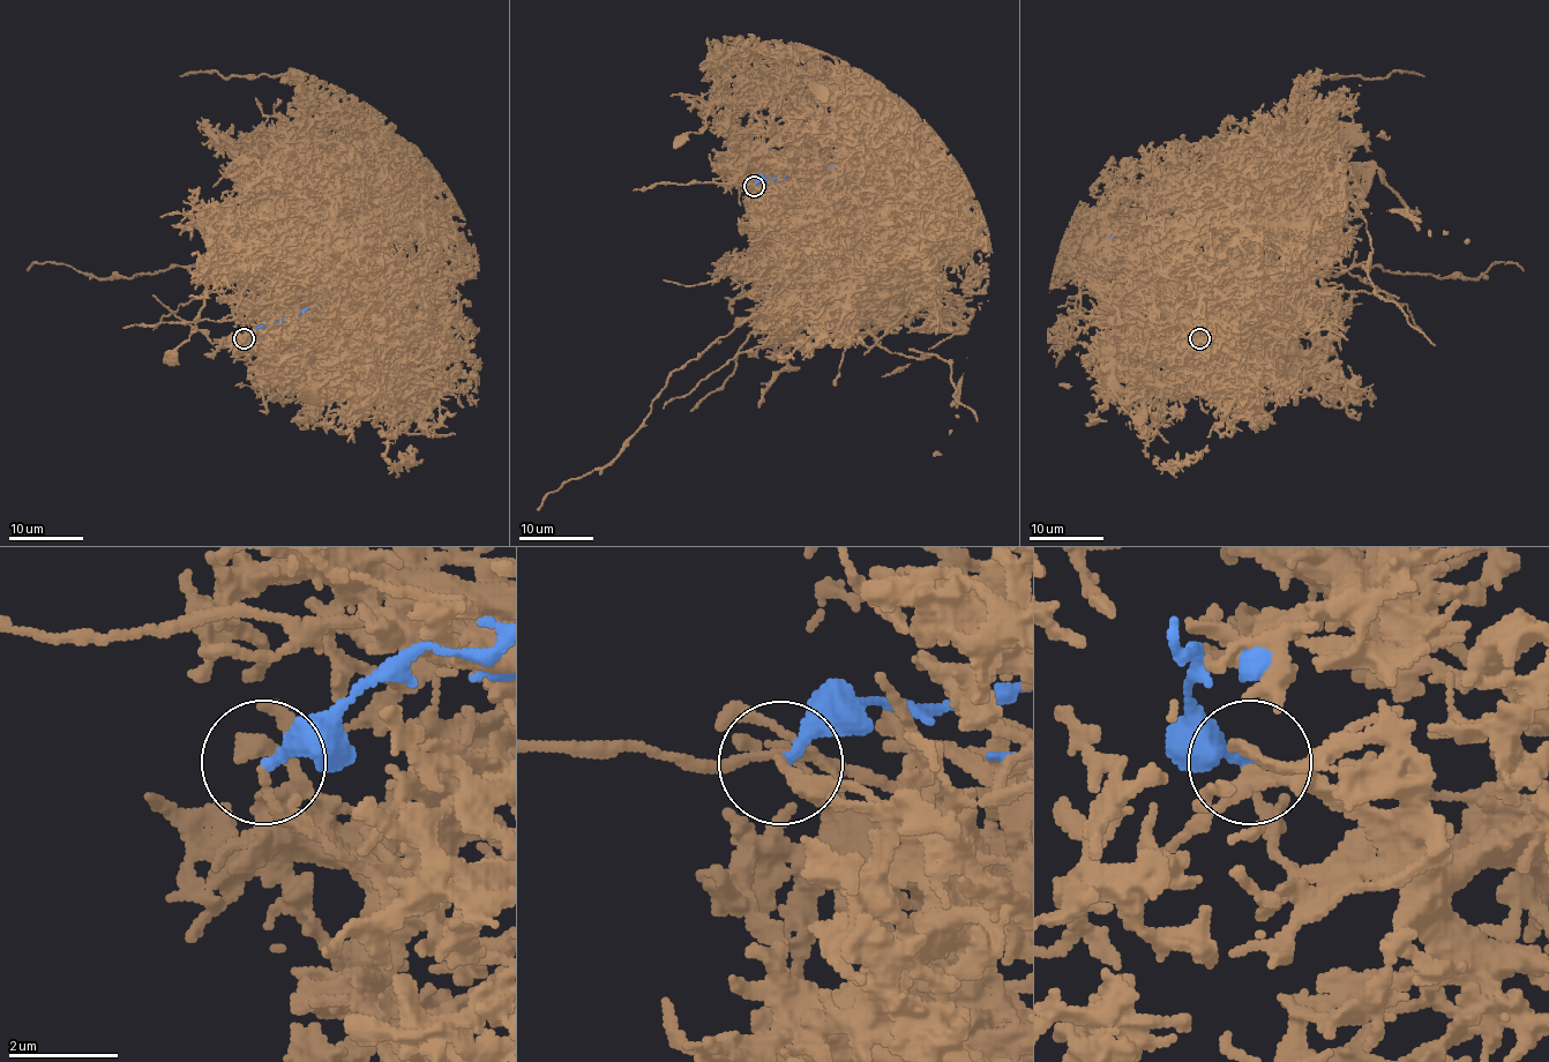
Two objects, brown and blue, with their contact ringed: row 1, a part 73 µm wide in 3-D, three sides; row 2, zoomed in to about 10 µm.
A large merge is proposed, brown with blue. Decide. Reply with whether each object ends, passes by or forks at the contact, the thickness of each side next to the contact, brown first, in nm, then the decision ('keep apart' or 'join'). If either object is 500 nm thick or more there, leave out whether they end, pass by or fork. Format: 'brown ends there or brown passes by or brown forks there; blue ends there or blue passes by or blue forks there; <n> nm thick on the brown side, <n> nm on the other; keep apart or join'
brown ends there; blue ends there; 170 nm thick on the brown side, 240 nm on the other; keep apart

